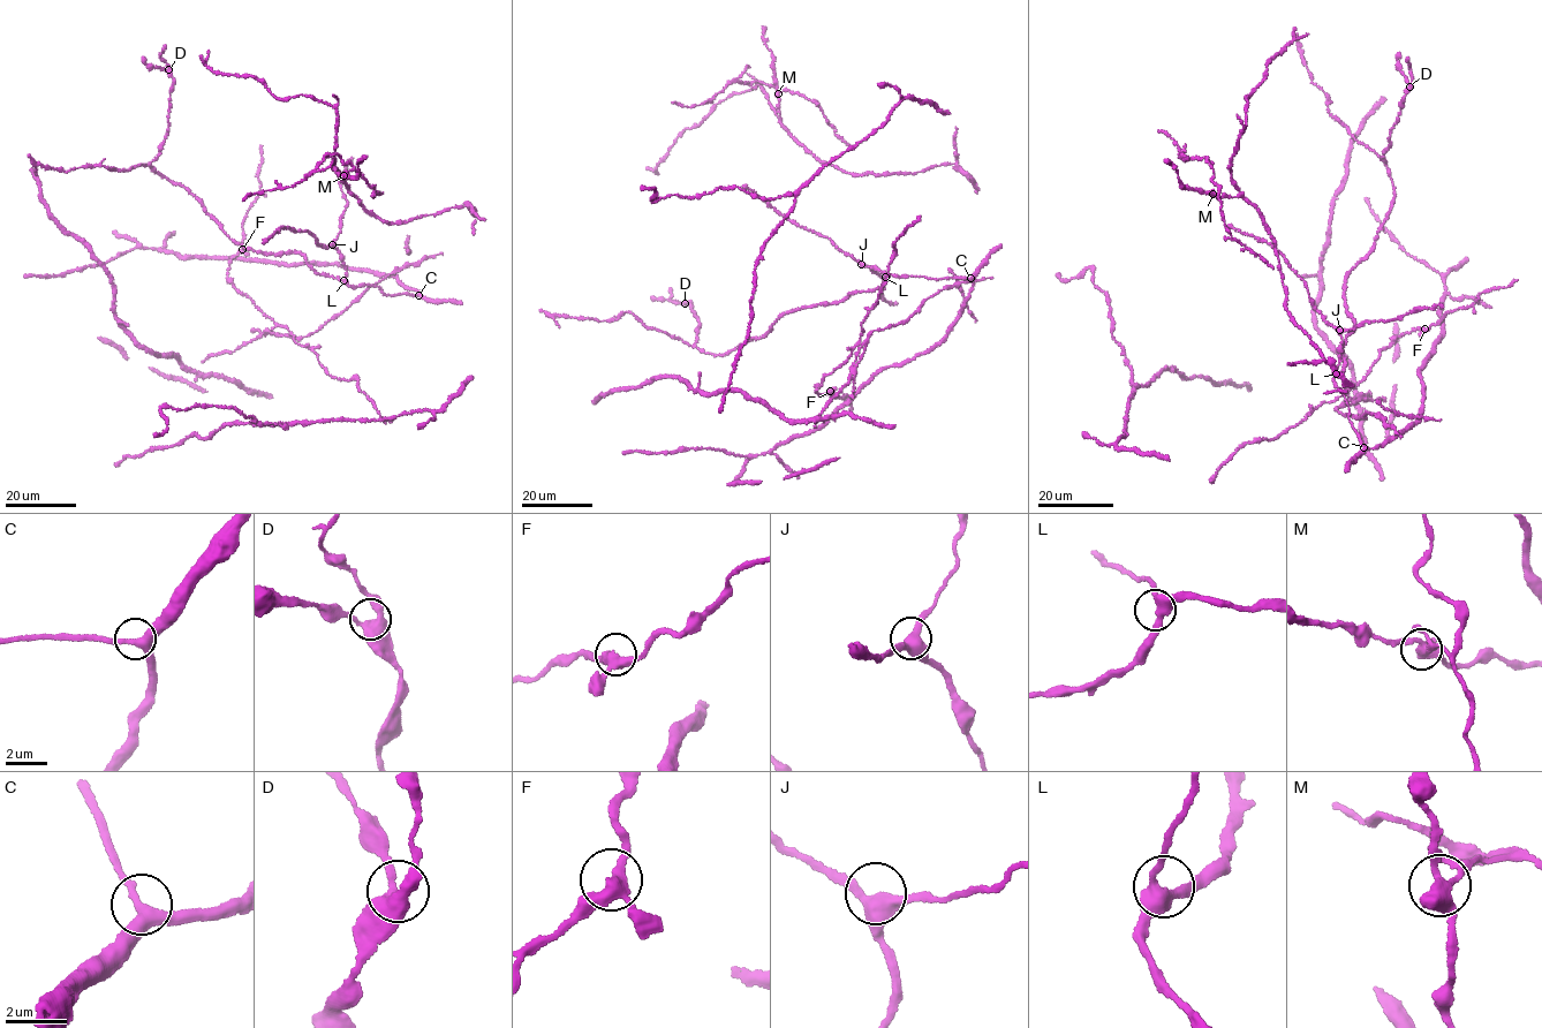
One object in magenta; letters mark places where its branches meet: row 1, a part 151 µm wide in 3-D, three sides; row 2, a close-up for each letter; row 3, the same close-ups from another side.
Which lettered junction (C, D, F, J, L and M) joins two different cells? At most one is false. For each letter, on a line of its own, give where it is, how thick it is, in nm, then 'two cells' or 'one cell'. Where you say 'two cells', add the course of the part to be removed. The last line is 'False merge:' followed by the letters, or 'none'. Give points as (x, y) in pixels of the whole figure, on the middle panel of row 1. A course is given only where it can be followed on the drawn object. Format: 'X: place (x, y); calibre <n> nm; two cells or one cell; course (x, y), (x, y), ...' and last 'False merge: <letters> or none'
C: place (970, 278); calibre 340 nm; one cell
D: place (685, 303); calibre 400 nm; one cell
F: place (830, 391); calibre 400 nm; one cell
J: place (861, 264); calibre 400 nm; one cell
L: place (885, 277); calibre 400 nm; one cell
M: place (778, 93); calibre 440 nm; two cells; course (777, 93), (786, 89), (758, 81), (731, 82), (703, 104), (683, 107), (672, 103)
False merge: M

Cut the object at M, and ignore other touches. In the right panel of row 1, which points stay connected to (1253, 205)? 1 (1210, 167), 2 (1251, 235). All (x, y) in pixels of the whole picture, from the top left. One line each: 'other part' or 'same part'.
1: other part
2: same part

